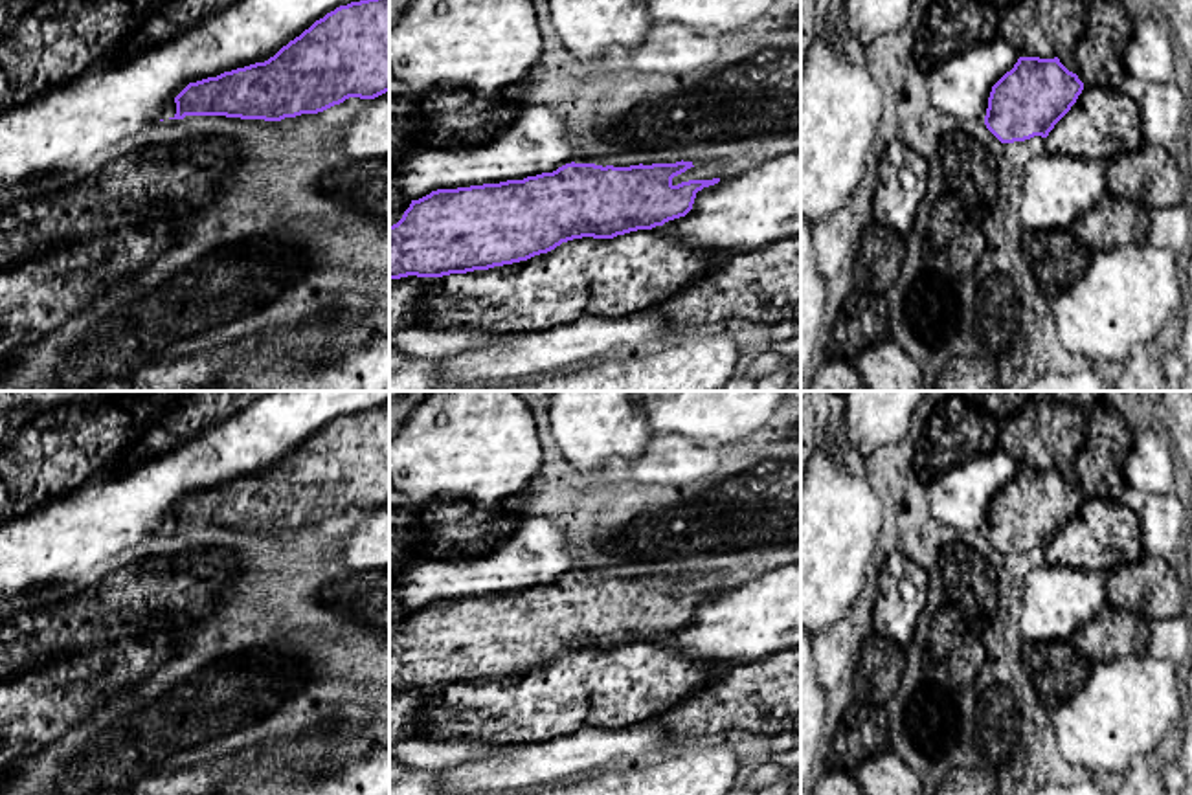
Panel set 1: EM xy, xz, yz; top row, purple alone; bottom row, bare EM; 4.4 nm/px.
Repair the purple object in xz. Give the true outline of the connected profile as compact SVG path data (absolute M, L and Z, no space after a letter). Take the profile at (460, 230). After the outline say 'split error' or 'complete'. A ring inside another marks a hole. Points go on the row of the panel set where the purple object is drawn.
M683 160L630 167L571 162L523 180L432 191L411 200L402 218L389 226L389 279L489 270L547 253L573 239L613 239L663 226L685 217L696 193L720 182L689 180L674 185L672 178L691 167L692 162Z | complete

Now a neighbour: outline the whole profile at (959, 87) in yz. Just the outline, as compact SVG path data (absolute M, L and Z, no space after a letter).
M1001 35L951 55L926 73L931 106L955 119L984 119L992 86L1018 59Z

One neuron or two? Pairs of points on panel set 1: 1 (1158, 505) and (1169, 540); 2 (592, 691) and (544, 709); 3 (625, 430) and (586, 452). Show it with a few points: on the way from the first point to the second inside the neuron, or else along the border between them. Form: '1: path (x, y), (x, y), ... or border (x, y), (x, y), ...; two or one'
1: path (1161, 515), (1161, 531); one
2: path (581, 691), (555, 698); one
3: path (616, 430), (608, 430), (596, 443); one

